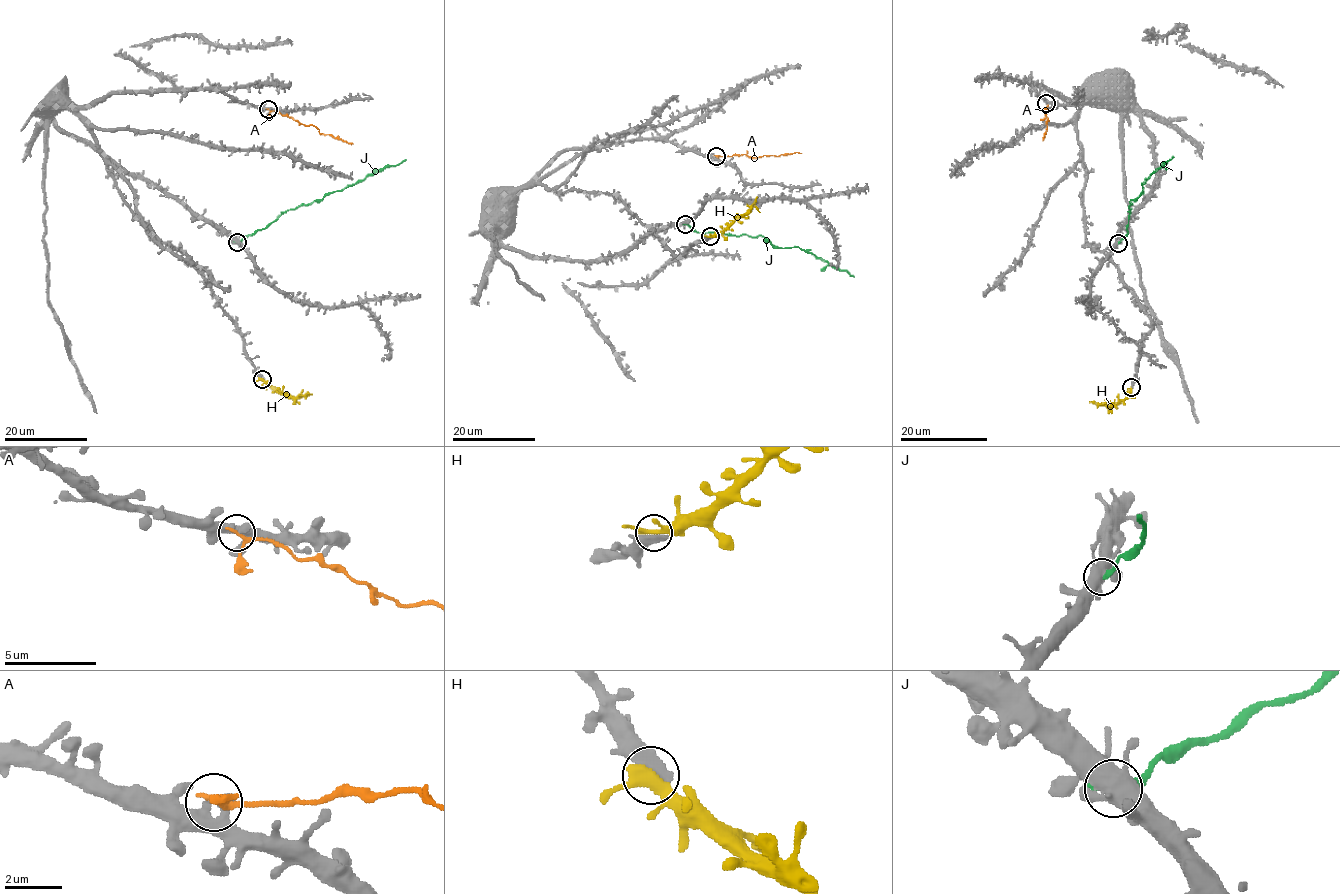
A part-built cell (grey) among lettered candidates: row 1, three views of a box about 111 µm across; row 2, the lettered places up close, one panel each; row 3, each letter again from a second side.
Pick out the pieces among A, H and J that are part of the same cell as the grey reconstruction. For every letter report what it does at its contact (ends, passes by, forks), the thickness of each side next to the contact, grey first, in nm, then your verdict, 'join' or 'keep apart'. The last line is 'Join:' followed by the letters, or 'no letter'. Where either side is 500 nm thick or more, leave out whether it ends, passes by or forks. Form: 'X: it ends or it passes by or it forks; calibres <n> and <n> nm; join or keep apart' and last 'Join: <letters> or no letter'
A: it passes by; calibres 440 and 160 nm; keep apart
H: calibres 550 and 320 nm; join
J: calibres 550 and 280 nm; keep apart
Join: H

